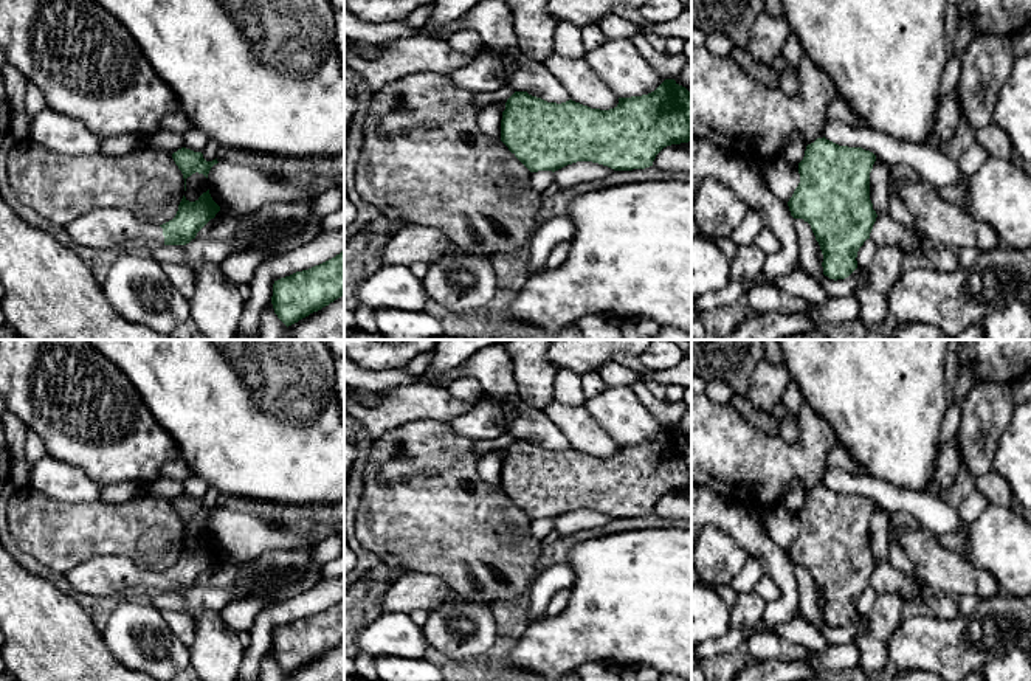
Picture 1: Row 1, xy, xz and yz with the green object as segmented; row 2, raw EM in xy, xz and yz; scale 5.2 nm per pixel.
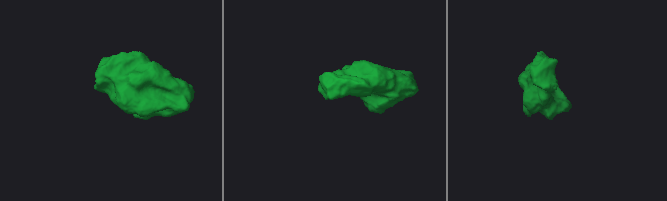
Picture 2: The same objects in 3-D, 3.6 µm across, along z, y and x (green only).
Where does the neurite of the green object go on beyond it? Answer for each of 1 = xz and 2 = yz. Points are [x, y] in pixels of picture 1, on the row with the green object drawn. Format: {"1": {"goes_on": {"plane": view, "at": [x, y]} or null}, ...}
{"1": {"goes_on": null}, "2": {"goes_on": null}}

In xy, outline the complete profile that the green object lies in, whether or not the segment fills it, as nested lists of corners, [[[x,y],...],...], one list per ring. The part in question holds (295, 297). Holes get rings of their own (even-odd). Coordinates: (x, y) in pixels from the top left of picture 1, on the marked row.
[[[344,251],[273,284],[271,304],[288,327],[344,296]]]

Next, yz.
[[[817,138],[798,163],[800,183],[788,202],[791,216],[811,225],[823,254],[823,275],[845,279],[876,222],[870,172],[876,155]]]

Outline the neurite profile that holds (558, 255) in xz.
[[[558,244],[552,248],[552,251],[549,253],[544,267],[547,270],[553,270],[558,268],[569,256],[571,251],[571,244]]]

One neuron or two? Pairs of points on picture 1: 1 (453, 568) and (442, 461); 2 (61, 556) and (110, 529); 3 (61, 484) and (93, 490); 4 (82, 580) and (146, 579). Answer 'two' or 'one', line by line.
1: one
2: one
3: one
4: one

